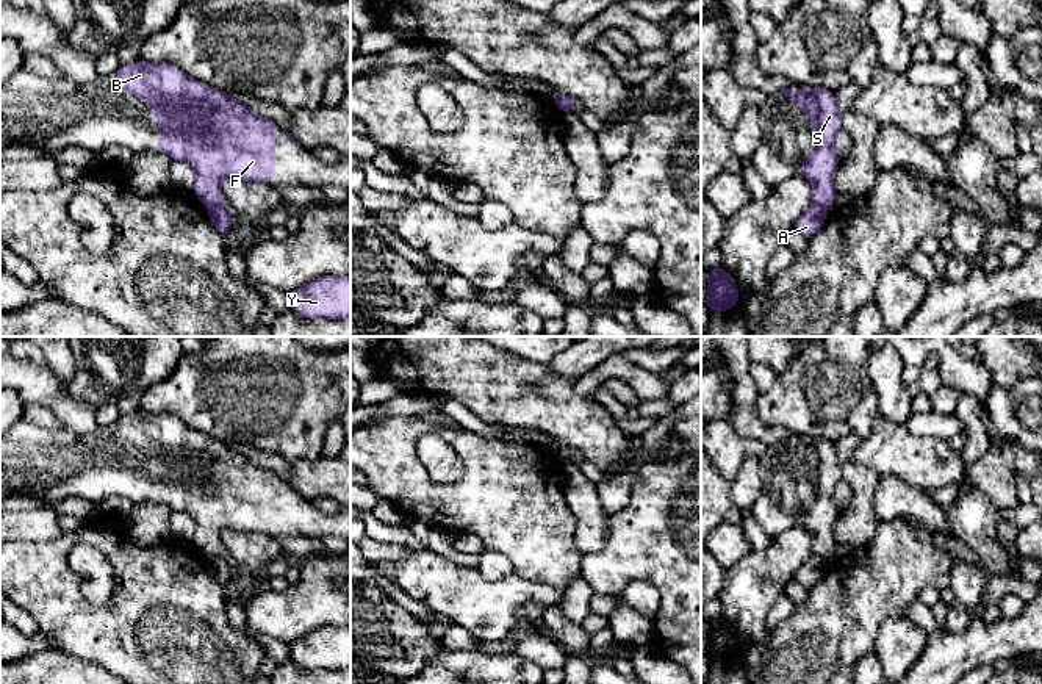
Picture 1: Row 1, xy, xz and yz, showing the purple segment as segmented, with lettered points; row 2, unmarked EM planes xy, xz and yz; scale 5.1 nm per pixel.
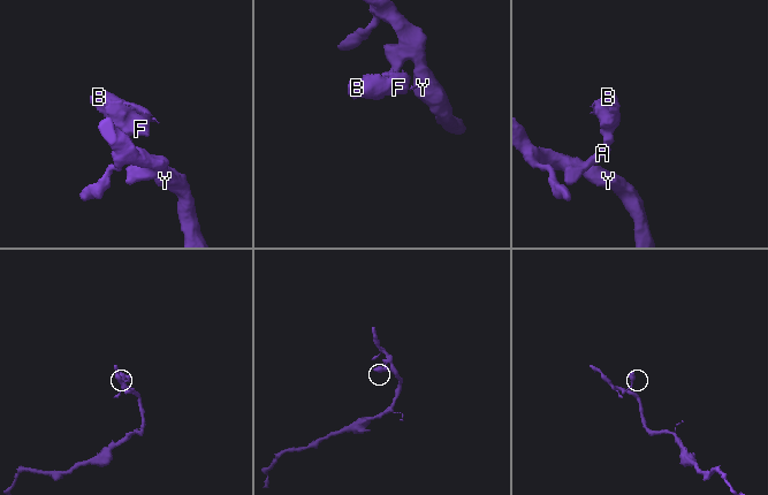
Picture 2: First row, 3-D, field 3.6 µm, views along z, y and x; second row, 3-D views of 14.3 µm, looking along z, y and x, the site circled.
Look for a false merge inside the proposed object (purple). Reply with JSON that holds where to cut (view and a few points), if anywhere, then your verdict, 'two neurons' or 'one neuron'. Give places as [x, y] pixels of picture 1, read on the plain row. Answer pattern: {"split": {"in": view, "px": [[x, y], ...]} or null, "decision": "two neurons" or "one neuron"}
{"split": {"in": "xy", "px": [[224, 554], [208, 558]]}, "decision": "two neurons"}

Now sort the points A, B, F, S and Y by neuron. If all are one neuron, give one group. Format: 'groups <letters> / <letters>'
groups A Y / B F S

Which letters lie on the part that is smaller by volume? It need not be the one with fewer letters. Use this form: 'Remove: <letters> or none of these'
Remove: B, F, S

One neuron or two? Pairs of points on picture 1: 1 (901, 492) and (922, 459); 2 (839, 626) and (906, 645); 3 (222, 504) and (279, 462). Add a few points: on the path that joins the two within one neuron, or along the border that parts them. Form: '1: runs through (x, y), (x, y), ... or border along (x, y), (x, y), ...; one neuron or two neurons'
1: border along (881, 475), (895, 475), (927, 492); two neurons
2: border along (903, 614), (886, 619), (881, 623), (872, 650); two neurons
3: border along (235, 451), (277, 473), (285, 481); two neurons

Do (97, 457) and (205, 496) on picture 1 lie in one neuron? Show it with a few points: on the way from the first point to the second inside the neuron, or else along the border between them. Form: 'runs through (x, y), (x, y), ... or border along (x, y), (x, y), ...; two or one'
runs through (124, 459), (161, 459), (179, 470); one

